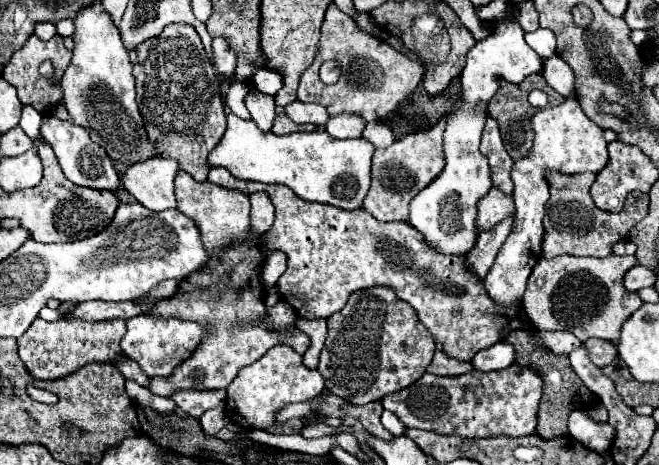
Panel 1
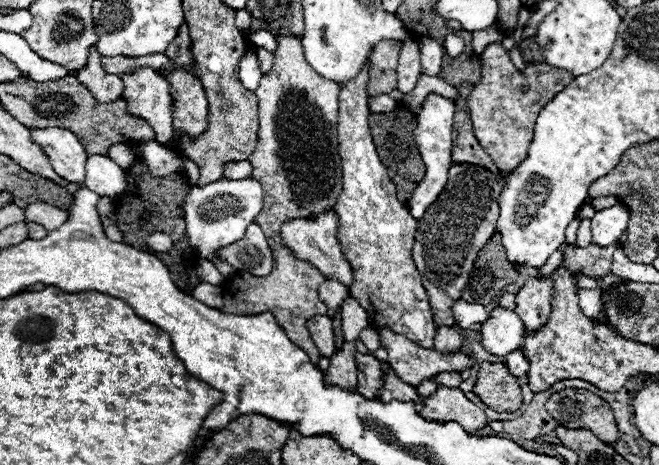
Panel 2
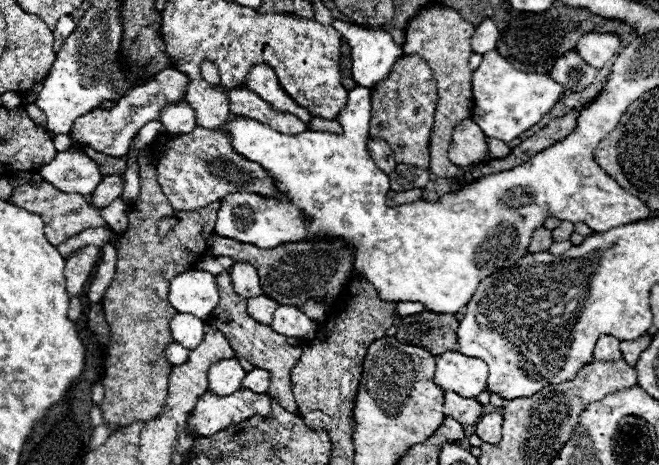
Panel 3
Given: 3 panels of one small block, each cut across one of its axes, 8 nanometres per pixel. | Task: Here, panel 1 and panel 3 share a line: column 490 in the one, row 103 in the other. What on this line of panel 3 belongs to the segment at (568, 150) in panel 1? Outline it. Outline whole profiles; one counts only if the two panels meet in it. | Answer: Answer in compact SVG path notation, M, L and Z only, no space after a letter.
M258 64L254 68L250 68L248 76L246 76L246 84L244 84L250 92L256 92L258 96L262 96L262 100L266 100L274 110L278 112L290 112L294 116L298 116L302 122L308 124L310 114L306 108L302 108L300 104L296 104L280 86L280 82L276 80L276 72L266 66L266 64Z

